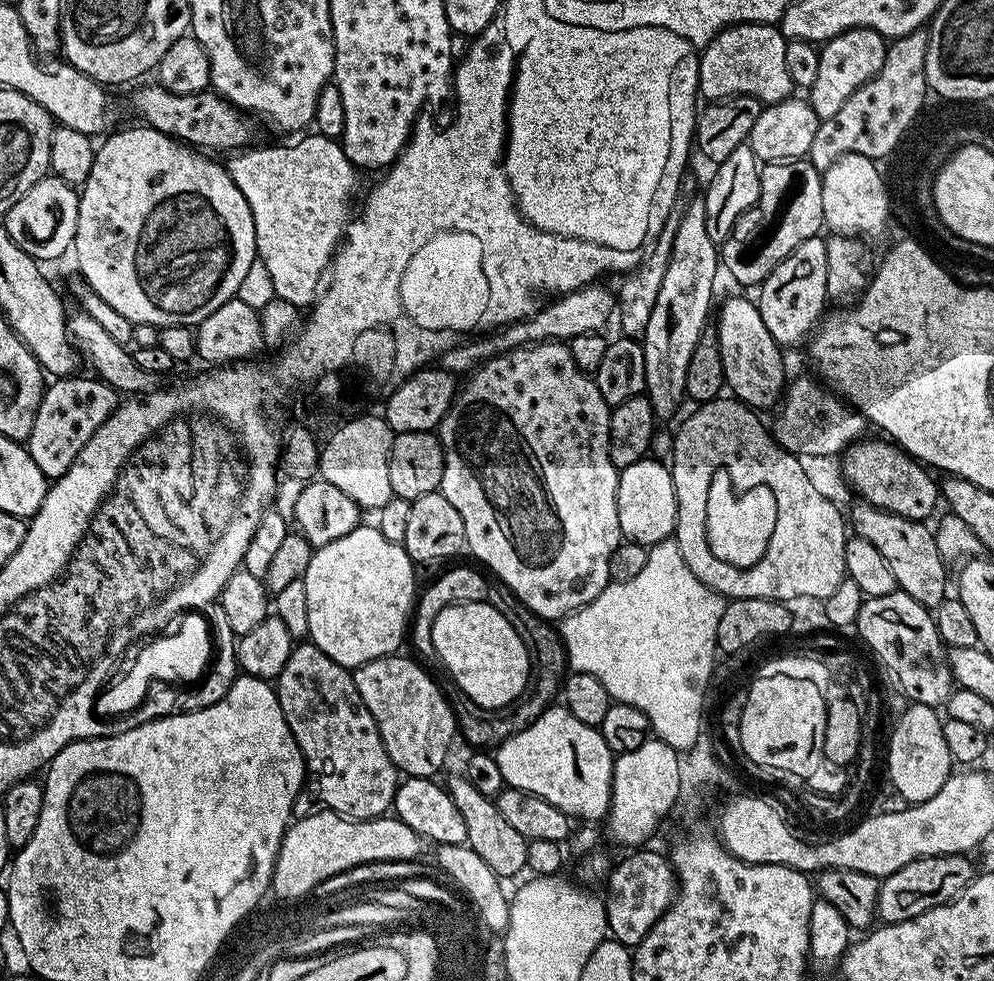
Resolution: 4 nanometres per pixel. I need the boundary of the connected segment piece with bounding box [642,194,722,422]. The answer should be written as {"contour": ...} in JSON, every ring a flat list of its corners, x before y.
{"contour":[[696,194,696,197,685,206,684,213,678,216,676,220,676,233,674,234,674,242,670,250,670,266,666,266,666,278,662,278,662,290,658,290,658,302,654,302,654,310,650,313,650,322,646,322,646,330,642,337,644,357,646,358,646,382,644,383,644,387,657,421,664,422,664,420,670,419,679,410,680,403,685,403,684,387,686,386,686,370,690,370,690,354,694,354,694,346,698,346,700,337,706,331,706,325,704,323,707,322,708,311,712,308,712,291,716,288,716,268,718,272,721,264,722,261,718,255,718,245,710,238,710,234,706,234,706,206,704,205,704,197,703,195]]}

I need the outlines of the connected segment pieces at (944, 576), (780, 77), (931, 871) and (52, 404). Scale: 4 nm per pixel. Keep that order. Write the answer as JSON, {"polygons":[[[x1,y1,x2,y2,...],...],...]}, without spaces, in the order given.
{"polygons":[[[856,502,850,512,850,528,870,546,878,546,878,554,886,558,886,566,890,566,890,574,894,574,896,587,901,592,910,594,919,604,929,610,937,608,946,598,944,592,948,588,948,572,946,563,939,556,935,545,933,529,919,520,907,520,889,512,882,512,873,504]],[[731,24,729,28,724,28,717,34,711,42,703,45,702,51,699,53,700,58,700,94,705,101,715,102,724,100,728,96,753,96,758,98,761,105,767,106,770,104,777,104,783,100,789,99,793,95,794,85,790,78,790,73,786,70,786,46,788,41,784,39,779,27,776,24]],[[967,855,927,856,902,866,901,870,885,877,880,883,877,917,888,924,908,921,942,904,955,900,959,893,975,879,976,869]],[[81,374,56,378,45,387,44,396,34,418,34,430,26,441,27,450,38,469,49,481,57,480,73,468,74,458,90,442,90,438,104,425,118,407,115,388,99,378,87,380]]]}

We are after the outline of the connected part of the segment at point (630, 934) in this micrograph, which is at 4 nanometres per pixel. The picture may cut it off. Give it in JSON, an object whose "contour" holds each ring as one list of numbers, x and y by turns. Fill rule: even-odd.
{"contour":[[632,850,625,860,611,865,607,873,608,889,602,892,606,922,611,939,634,950,650,934,654,922,662,918,665,910,672,905,676,896,676,872,672,869,672,861,660,852,644,852,648,850]]}

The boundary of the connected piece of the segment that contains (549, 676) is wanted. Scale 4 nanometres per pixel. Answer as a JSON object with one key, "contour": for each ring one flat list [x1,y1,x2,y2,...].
{"contour":[[556,646,552,652,552,660,533,659,530,664,530,675,528,684,524,688,524,693,514,702,510,702,501,708,477,708,471,702,456,704,454,711,456,714,456,727,459,735,464,736,464,740,476,750,492,750,497,746,507,742,511,736,526,730,543,714,545,708,553,707,552,700,561,695,562,685,566,675,566,653,563,647]]}

